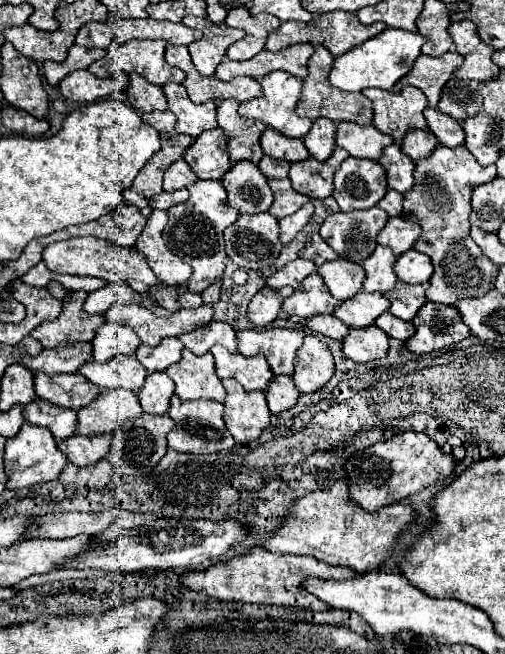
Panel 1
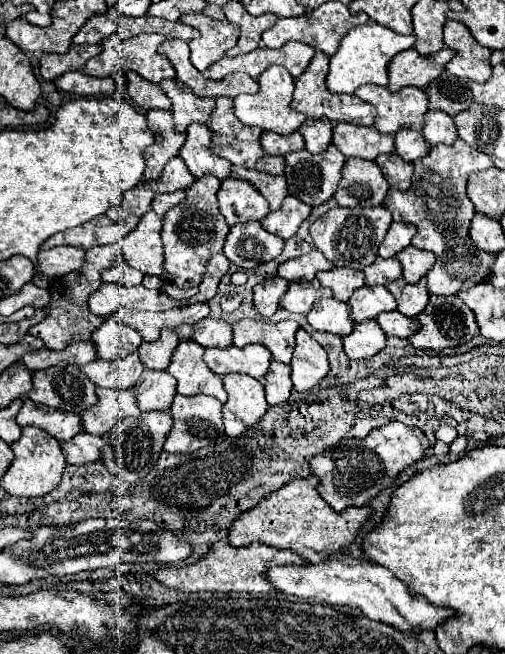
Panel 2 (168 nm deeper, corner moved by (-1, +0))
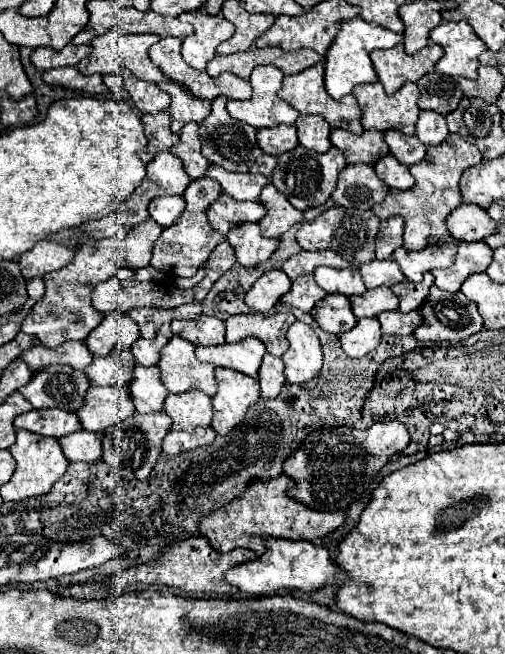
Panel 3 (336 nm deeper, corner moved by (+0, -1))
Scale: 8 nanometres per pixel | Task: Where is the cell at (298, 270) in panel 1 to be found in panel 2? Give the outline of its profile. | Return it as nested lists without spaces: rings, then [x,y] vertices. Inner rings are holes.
[[[312,250],[304,256],[298,256],[298,258],[292,258],[284,264],[280,264],[278,266],[278,276],[282,276],[288,282],[312,280],[312,278],[316,278],[318,272],[332,270],[332,266],[334,266],[334,262],[330,262],[322,252]]]

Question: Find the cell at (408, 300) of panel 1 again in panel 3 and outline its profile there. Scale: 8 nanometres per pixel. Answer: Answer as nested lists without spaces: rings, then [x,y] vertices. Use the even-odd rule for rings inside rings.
[[[425,273],[421,283],[411,283],[411,281],[401,281],[397,285],[393,285],[393,293],[399,297],[399,311],[415,311],[421,307],[421,303],[425,301],[425,297],[429,295],[429,287],[433,285],[433,275]]]

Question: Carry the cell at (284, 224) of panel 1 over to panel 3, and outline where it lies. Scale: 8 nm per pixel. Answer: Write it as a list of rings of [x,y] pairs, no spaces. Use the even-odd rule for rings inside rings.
[[[273,185],[261,191],[261,203],[267,209],[267,215],[259,221],[265,237],[281,237],[289,227],[303,221],[303,211],[297,211]]]

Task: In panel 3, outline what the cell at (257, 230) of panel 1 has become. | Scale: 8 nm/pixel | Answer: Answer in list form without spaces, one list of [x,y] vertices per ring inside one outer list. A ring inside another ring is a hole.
[[[243,223],[229,231],[229,245],[235,251],[237,263],[243,267],[255,267],[261,261],[267,261],[279,247],[279,239],[263,237],[257,223]]]

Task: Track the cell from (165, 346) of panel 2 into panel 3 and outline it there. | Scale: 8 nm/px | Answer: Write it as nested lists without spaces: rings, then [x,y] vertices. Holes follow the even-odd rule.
[[[163,323],[161,329],[157,331],[157,335],[153,339],[139,339],[137,343],[133,343],[131,347],[131,353],[135,357],[135,361],[143,367],[153,367],[157,365],[157,359],[159,359],[159,351],[161,347],[173,337],[171,333],[171,327],[169,323]]]

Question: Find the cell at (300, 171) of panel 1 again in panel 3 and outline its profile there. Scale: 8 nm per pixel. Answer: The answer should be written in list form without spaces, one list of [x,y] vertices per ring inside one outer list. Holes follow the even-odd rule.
[[[299,145],[293,151],[287,151],[277,159],[277,167],[271,175],[271,181],[277,187],[277,191],[281,191],[289,199],[289,203],[295,209],[305,211],[305,209],[323,205],[331,197],[335,183],[337,183],[337,175],[345,165],[347,161],[337,147],[331,147],[327,153],[317,153],[317,151],[311,151]]]

